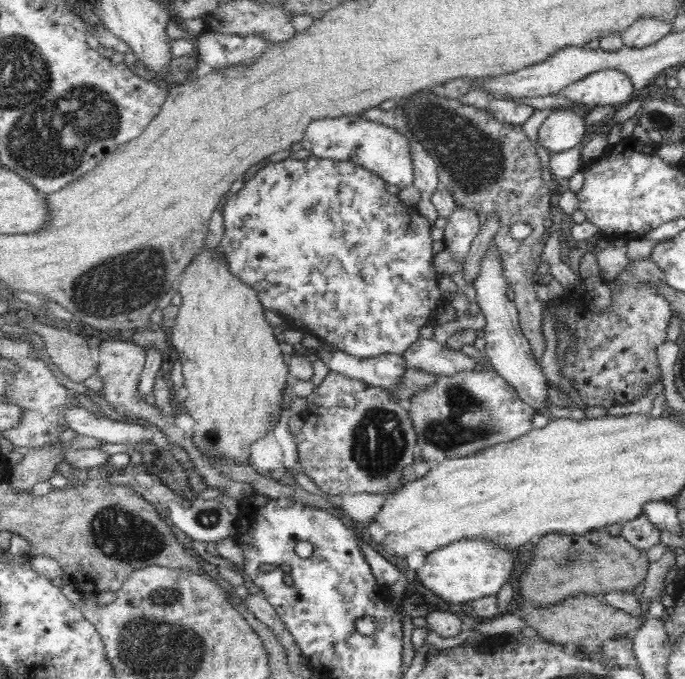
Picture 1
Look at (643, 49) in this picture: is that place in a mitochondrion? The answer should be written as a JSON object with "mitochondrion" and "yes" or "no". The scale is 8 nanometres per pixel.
{"mitochondrion":"no"}

